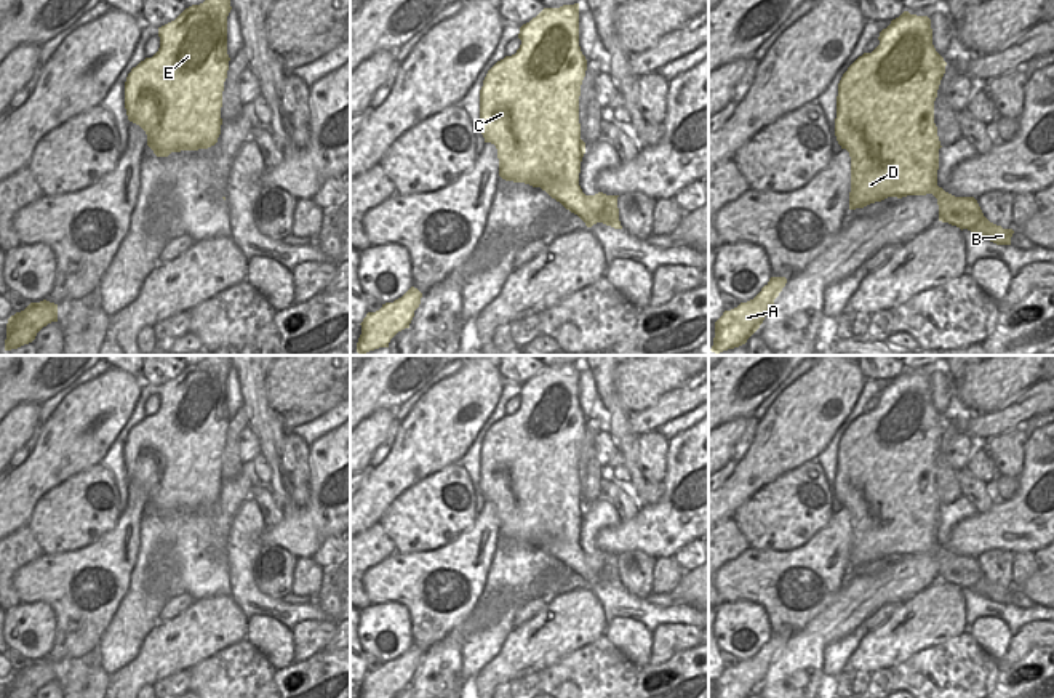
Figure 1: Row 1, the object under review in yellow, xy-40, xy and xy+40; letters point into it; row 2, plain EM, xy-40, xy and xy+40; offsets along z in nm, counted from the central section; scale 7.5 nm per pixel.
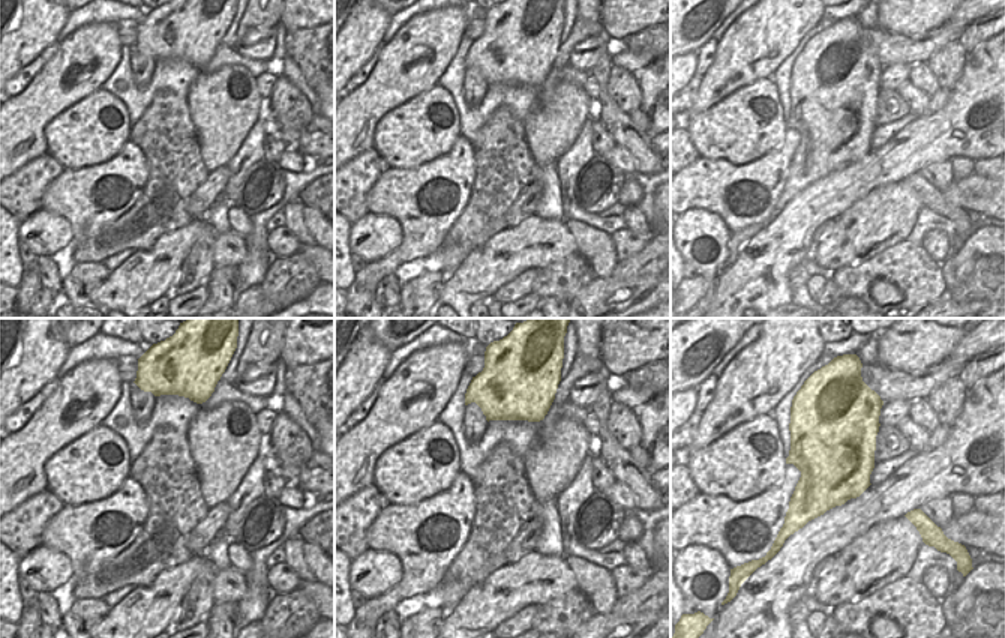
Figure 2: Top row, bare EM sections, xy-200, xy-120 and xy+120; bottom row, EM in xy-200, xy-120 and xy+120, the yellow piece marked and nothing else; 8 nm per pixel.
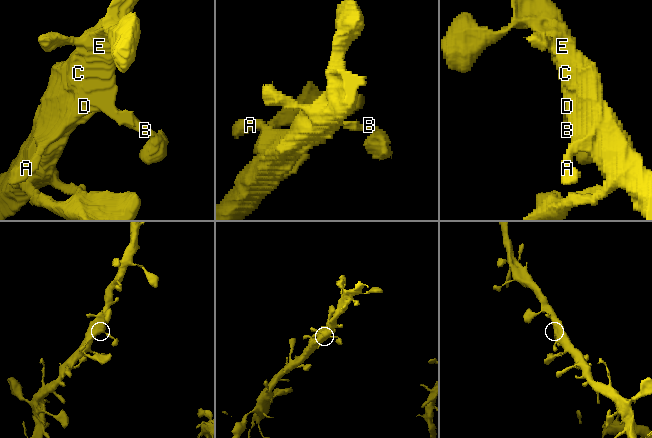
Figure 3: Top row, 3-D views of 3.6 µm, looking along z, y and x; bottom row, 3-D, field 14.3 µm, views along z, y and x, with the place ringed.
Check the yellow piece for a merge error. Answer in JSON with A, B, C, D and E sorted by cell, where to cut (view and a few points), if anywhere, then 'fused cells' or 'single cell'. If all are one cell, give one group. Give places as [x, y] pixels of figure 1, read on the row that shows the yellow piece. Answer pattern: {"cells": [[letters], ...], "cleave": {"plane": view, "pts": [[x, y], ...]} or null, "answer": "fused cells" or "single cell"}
{"cells": [["A", "B", "C", "D", "E"]], "cleave": null, "answer": "single cell"}

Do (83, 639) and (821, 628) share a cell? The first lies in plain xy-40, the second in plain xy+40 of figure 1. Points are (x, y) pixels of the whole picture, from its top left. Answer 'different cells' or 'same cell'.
different cells

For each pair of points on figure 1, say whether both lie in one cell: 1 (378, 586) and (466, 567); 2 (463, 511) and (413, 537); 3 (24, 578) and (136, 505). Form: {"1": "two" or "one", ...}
{"1": "one", "2": "one", "3": "one"}

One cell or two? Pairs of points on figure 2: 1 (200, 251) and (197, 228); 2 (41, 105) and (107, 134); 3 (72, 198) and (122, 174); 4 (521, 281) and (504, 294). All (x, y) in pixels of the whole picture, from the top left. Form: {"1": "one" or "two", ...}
{"1": "two", "2": "two", "3": "one", "4": "one"}

